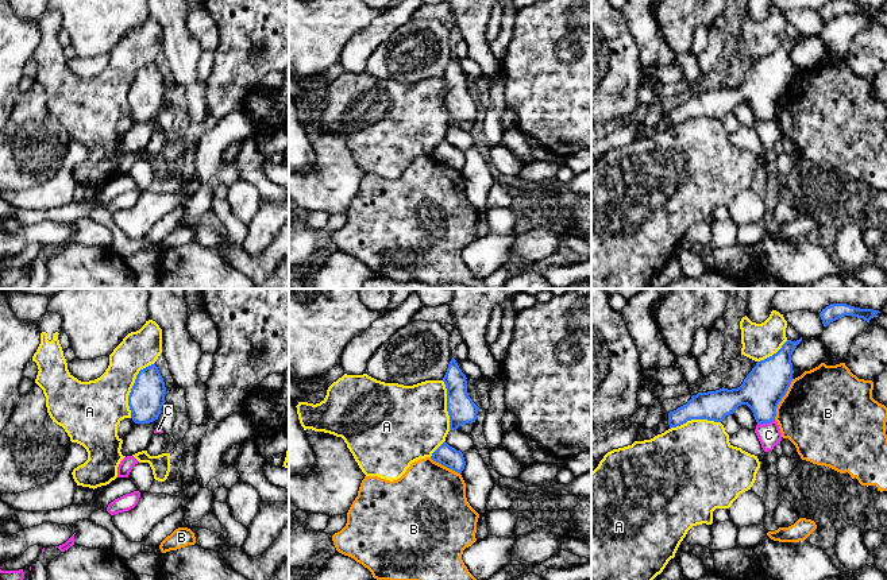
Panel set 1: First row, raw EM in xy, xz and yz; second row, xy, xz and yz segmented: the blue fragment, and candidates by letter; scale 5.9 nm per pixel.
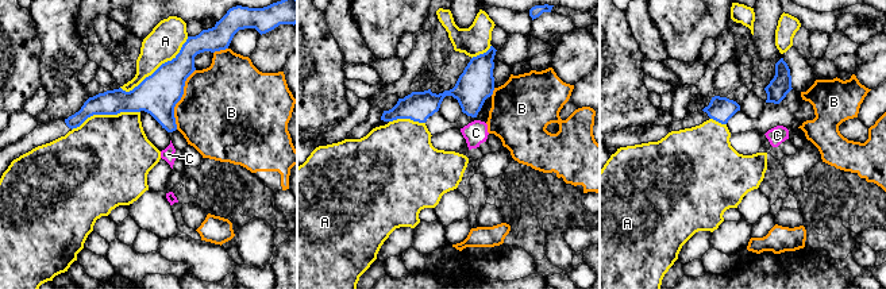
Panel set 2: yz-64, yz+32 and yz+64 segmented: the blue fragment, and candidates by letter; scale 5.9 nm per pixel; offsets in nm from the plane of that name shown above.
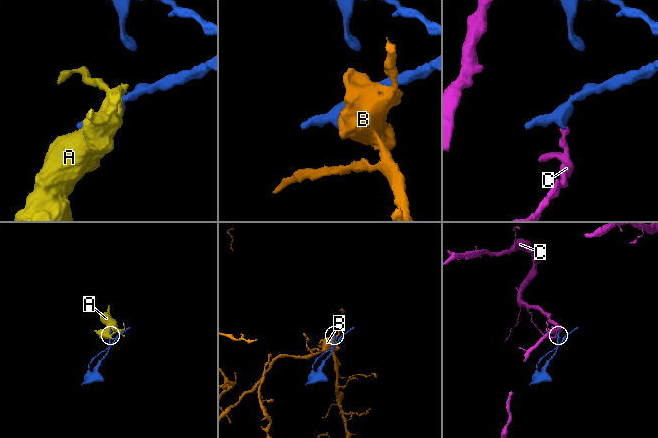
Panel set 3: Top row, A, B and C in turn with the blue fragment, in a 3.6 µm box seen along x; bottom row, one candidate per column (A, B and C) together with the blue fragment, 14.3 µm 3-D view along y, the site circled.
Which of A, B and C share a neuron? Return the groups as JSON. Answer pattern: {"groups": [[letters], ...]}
{"groups": [["A"], ["B"], ["C"]]}

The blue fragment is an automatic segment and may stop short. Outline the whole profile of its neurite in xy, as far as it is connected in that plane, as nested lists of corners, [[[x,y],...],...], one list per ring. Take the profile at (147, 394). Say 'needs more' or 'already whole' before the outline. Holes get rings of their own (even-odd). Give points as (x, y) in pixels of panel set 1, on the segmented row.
already whole | [[[155,363],[140,370],[128,395],[132,421],[150,424],[158,419],[166,402],[165,394],[165,382]]]

